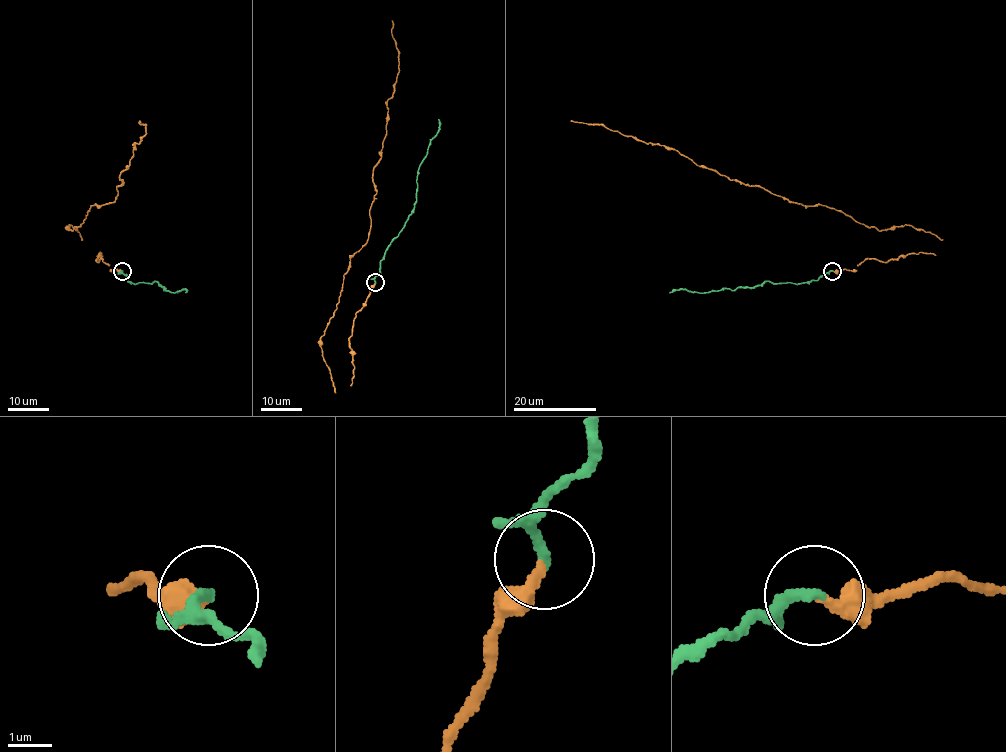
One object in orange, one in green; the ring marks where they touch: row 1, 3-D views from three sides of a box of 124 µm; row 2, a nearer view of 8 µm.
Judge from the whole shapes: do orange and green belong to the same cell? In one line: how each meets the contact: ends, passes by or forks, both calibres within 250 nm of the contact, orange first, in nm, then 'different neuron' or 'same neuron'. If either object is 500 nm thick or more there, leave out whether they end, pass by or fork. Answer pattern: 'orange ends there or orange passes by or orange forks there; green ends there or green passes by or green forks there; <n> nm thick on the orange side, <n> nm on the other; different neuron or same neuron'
orange ends there; green ends there; 320 nm thick on the orange side, 260 nm on the other; same neuron

